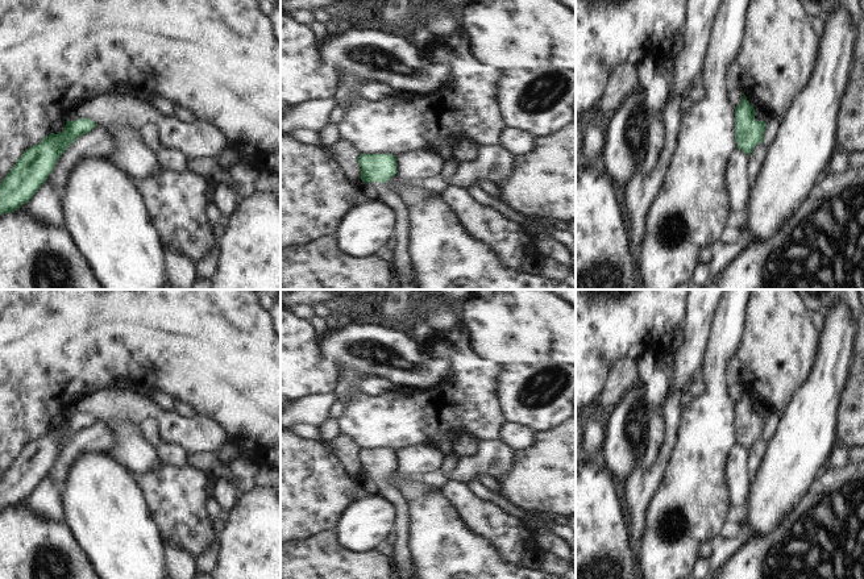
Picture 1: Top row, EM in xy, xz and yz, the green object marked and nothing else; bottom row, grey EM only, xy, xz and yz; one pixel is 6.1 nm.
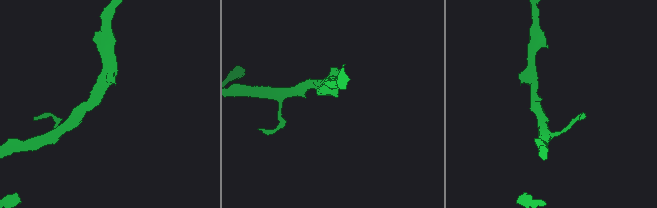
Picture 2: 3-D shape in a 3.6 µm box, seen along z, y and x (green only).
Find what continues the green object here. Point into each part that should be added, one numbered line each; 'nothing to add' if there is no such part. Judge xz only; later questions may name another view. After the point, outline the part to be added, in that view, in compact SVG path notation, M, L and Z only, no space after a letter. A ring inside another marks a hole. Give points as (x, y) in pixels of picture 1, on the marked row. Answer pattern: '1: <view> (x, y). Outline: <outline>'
1: xz (403, 275). Outline: M367 183L371 186L381 201L394 213L392 232L395 237L395 247L392 250L391 268L395 290L419 290L411 258L408 255L408 209L398 195L392 193L386 183Z

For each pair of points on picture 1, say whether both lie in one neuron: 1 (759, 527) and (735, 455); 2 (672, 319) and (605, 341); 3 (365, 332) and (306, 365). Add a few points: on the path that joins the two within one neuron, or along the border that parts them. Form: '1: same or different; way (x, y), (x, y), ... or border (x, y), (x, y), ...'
1: different; border (752, 478), (748, 499), (744, 504)
2: same; way (655, 319), (627, 319), (622, 324)
3: different; border (318, 340), (320, 354), (336, 366), (336, 384)

